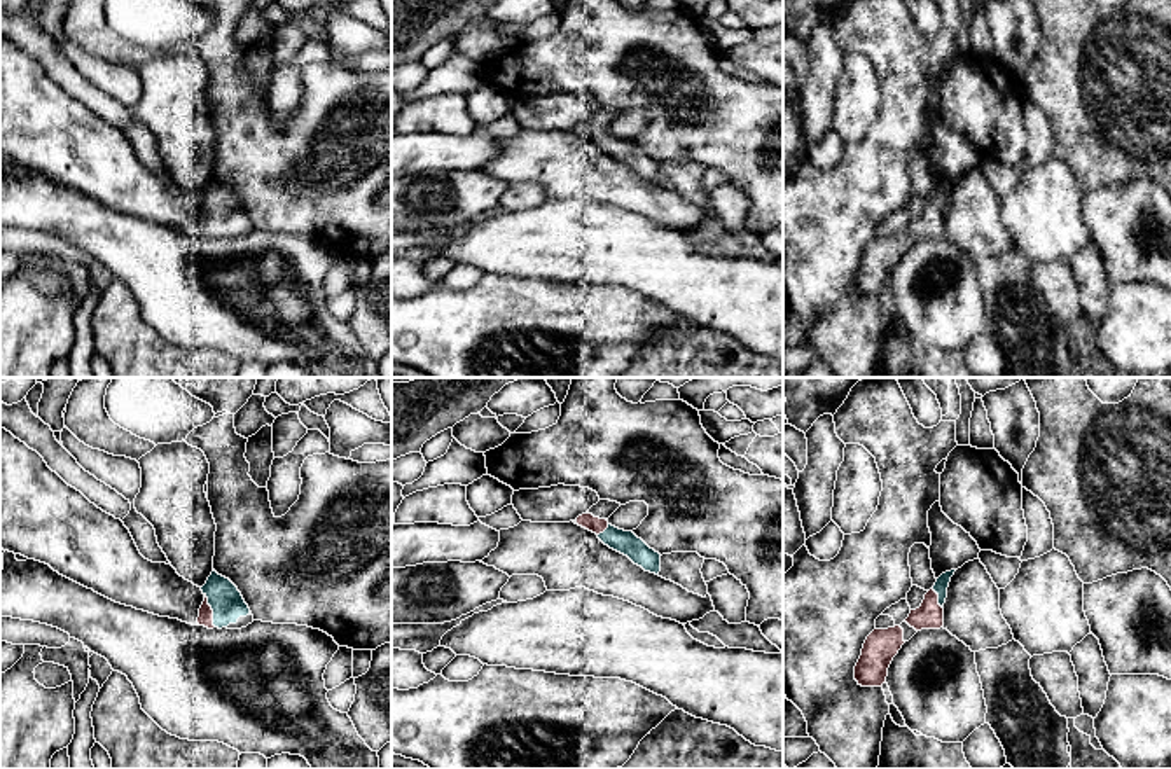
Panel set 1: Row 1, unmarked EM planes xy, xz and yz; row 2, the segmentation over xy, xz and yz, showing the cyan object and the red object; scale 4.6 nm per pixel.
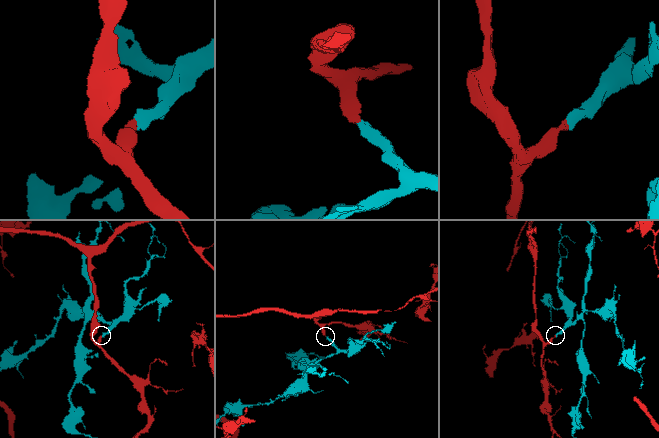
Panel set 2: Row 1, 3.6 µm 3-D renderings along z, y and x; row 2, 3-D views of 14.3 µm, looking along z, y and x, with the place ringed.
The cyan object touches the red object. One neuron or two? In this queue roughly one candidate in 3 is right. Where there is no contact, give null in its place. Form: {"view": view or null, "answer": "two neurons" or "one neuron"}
{"view": "xy", "answer": "one neuron"}

